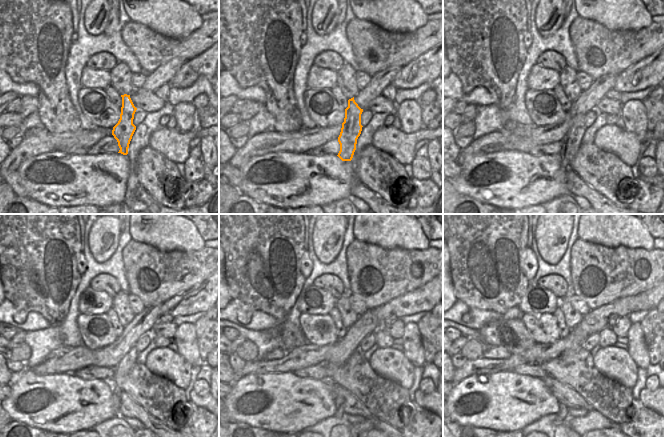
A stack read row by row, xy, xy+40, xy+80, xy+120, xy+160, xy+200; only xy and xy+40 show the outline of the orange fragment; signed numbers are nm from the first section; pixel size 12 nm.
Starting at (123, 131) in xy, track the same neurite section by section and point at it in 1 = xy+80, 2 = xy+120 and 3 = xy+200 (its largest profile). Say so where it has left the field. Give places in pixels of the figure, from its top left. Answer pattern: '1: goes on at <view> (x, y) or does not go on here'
1: goes on at xy+80 (571, 142)
2: goes on at xy+120 (123, 367)
3: goes on at xy+200 (562, 415)

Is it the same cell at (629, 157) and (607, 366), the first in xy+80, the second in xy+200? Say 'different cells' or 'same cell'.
same cell

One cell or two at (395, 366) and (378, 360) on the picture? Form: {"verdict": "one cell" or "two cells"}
{"verdict": "one cell"}

